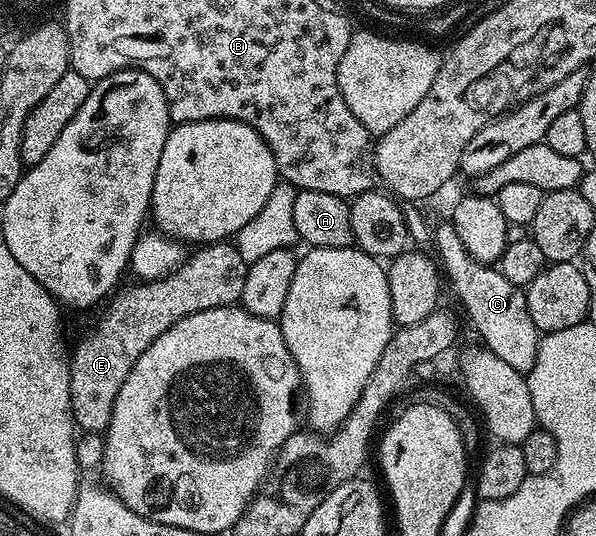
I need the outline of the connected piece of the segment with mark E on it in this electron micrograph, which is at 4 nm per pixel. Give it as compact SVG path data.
M233 242L208 243L195 251L198 252L187 254L183 263L163 279L138 281L127 291L119 290L105 304L106 312L99 317L98 324L75 345L74 356L71 354L68 362L72 417L79 432L102 433L110 426L112 405L116 393L120 393L120 385L124 385L124 377L132 373L132 365L136 365L140 353L160 333L172 329L176 321L192 313L228 307L241 300L248 265Z

